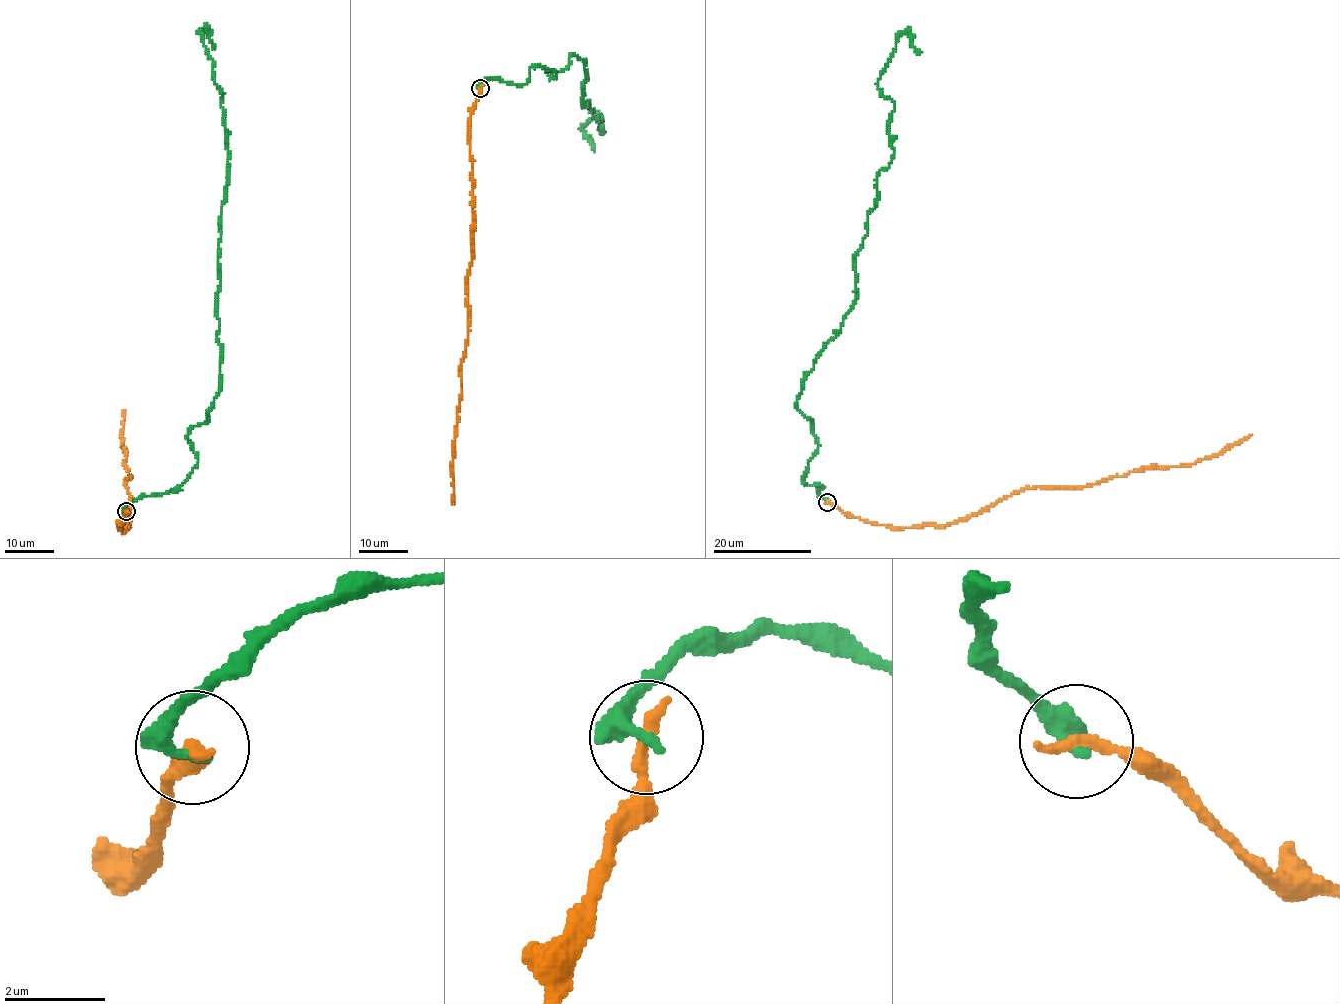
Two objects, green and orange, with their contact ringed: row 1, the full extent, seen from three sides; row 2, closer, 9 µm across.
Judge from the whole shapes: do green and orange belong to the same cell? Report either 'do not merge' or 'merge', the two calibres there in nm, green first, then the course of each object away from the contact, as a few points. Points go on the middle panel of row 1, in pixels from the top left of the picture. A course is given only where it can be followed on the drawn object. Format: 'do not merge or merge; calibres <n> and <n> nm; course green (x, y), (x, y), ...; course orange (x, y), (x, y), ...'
do not merge; calibres 340 and 280 nm; course green (481, 88), (542, 65), (552, 79), (575, 56), (601, 132), (601, 118), (581, 128), (593, 151); course orange (481, 88), (472, 108), (469, 133), (473, 257), (467, 285), (468, 342), (460, 367), (452, 503)

